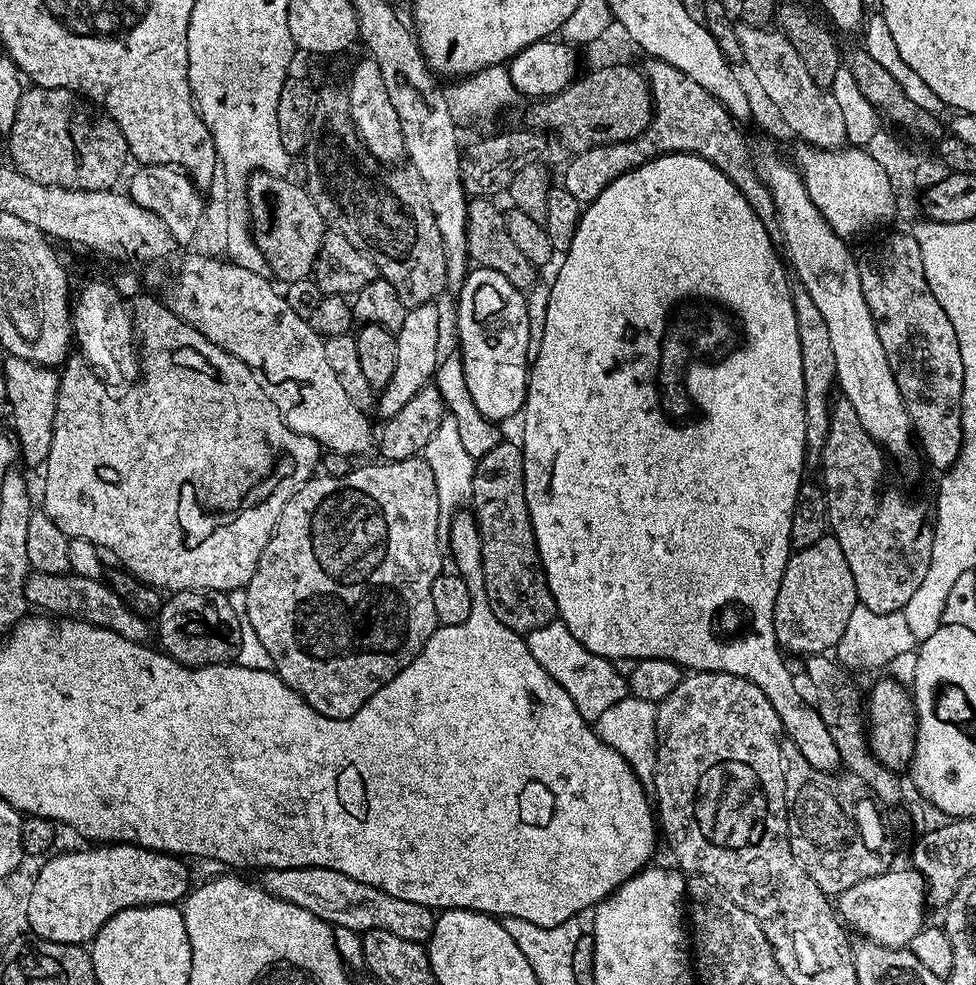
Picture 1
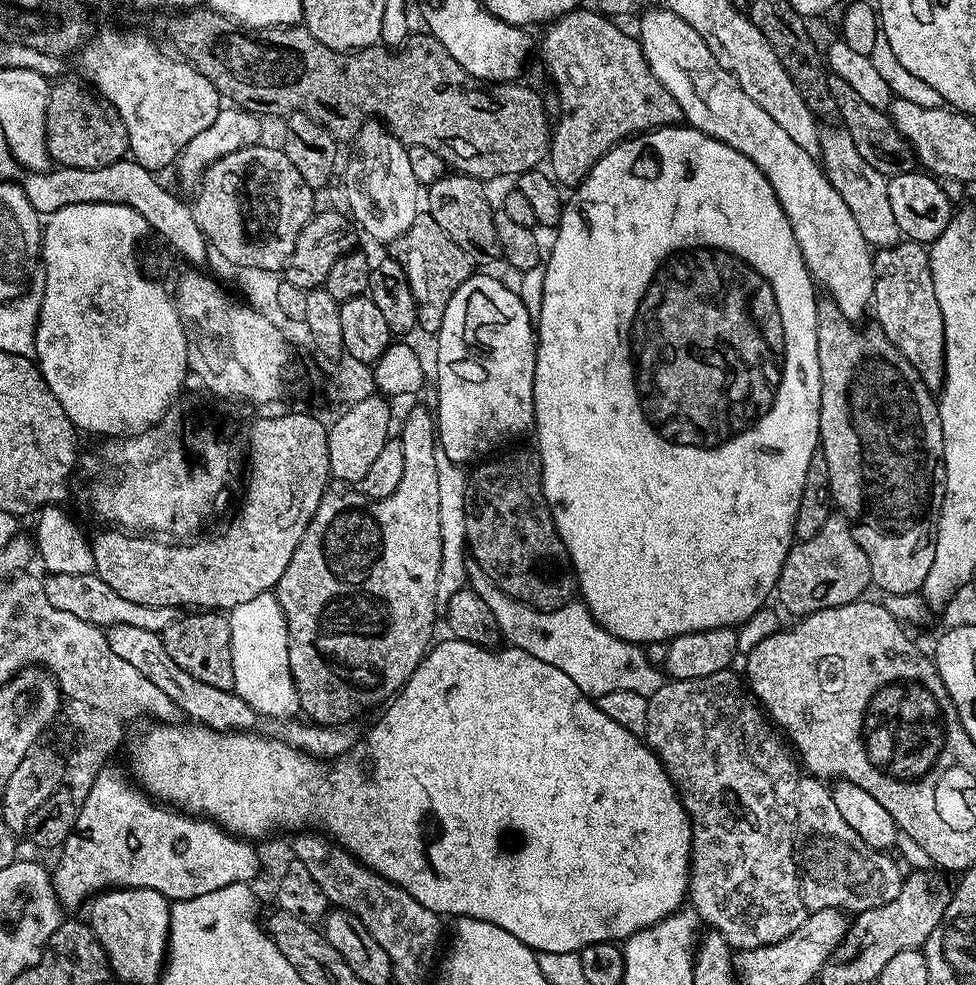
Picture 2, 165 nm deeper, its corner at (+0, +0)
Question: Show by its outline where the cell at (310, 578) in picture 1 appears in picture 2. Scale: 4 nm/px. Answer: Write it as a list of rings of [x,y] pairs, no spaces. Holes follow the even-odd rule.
[[[416,408],[408,416],[408,442],[406,441],[405,473],[402,474],[398,488],[389,497],[371,500],[359,490],[340,490],[344,492],[325,491],[318,502],[314,516],[304,528],[298,548],[286,566],[286,572],[277,582],[274,589],[278,602],[284,611],[284,621],[288,623],[288,645],[290,646],[290,670],[298,694],[300,712],[312,722],[340,722],[352,718],[355,712],[364,712],[371,704],[383,705],[403,688],[404,683],[414,674],[414,670],[424,660],[430,645],[433,643],[432,631],[436,628],[435,595],[437,593],[438,572],[442,566],[442,535],[439,530],[439,496],[438,466],[435,465],[435,454],[438,451],[438,429],[431,411]]]

